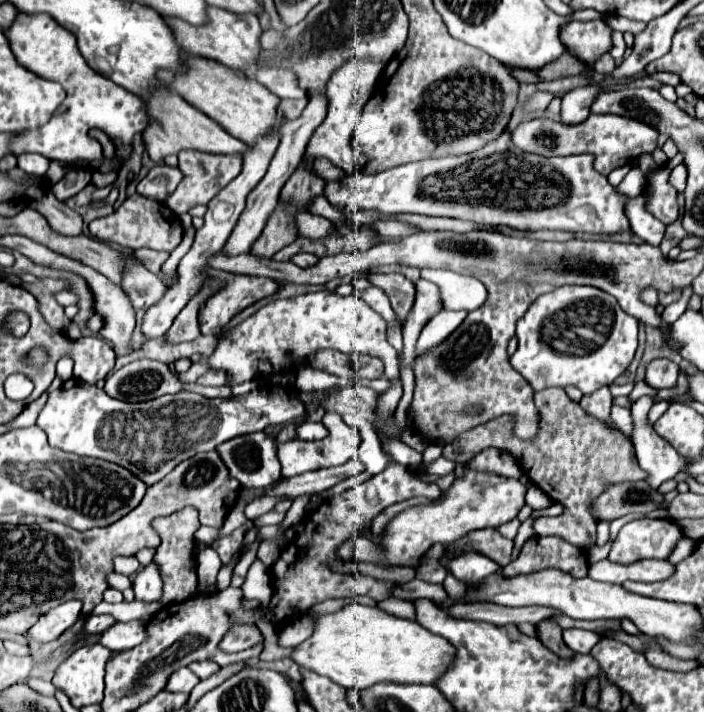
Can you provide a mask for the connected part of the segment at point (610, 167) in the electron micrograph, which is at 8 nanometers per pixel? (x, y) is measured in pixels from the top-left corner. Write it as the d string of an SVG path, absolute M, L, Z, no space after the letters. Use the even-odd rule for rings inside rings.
M592 113L580 125L564 125L560 121L550 121L550 119L534 119L534 121L522 123L512 133L512 141L522 151L544 155L544 157L590 153L590 155L594 155L596 171L608 175L610 171L614 171L622 165L628 165L630 161L638 159L640 155L652 153L658 147L658 135L660 135L658 129L654 129L648 123L642 123L638 119L630 119L630 117L622 117L622 115Z

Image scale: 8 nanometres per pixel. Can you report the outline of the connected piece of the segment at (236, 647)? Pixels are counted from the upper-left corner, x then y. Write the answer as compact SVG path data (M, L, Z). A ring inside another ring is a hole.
M232 623L230 630L220 641L219 647L224 652L238 652L263 642L263 636L254 625Z

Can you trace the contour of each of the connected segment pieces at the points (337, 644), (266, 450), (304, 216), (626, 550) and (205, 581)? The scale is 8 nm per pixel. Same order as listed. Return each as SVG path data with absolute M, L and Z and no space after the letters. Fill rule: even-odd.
M350 603L334 613L316 617L312 635L294 647L294 651L290 653L290 659L298 667L314 671L316 675L324 675L336 685L346 687L346 689L366 689L378 681L432 685L446 671L446 665L450 665L450 661L454 659L454 647L446 639L426 631L416 621L394 617L390 613L384 613L378 607Z
M264 431L240 435L216 449L230 475L244 487L268 487L282 477L276 457L276 439Z
M308 211L300 213L300 215L296 217L296 223L298 223L300 235L302 235L302 237L310 237L310 239L326 237L326 235L331 235L332 231L336 229L326 218L312 215L312 213L308 213Z
M648 517L634 519L620 529L608 559L614 563L666 559L680 537L682 529L674 521Z
M210 547L202 553L198 553L198 579L200 579L200 585L204 587L206 593L218 591L216 575L218 575L220 567L222 567L220 557Z

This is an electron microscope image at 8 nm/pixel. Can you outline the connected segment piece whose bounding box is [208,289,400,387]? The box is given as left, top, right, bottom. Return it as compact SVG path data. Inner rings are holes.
M334 291L306 293L294 299L280 299L262 307L256 315L236 325L230 341L218 343L210 355L210 369L224 369L230 373L230 387L256 377L270 377L272 373L294 369L302 359L308 359L318 349L340 349L348 355L374 355L386 365L386 379L398 379L398 355L386 341L386 323L358 297L340 297Z

